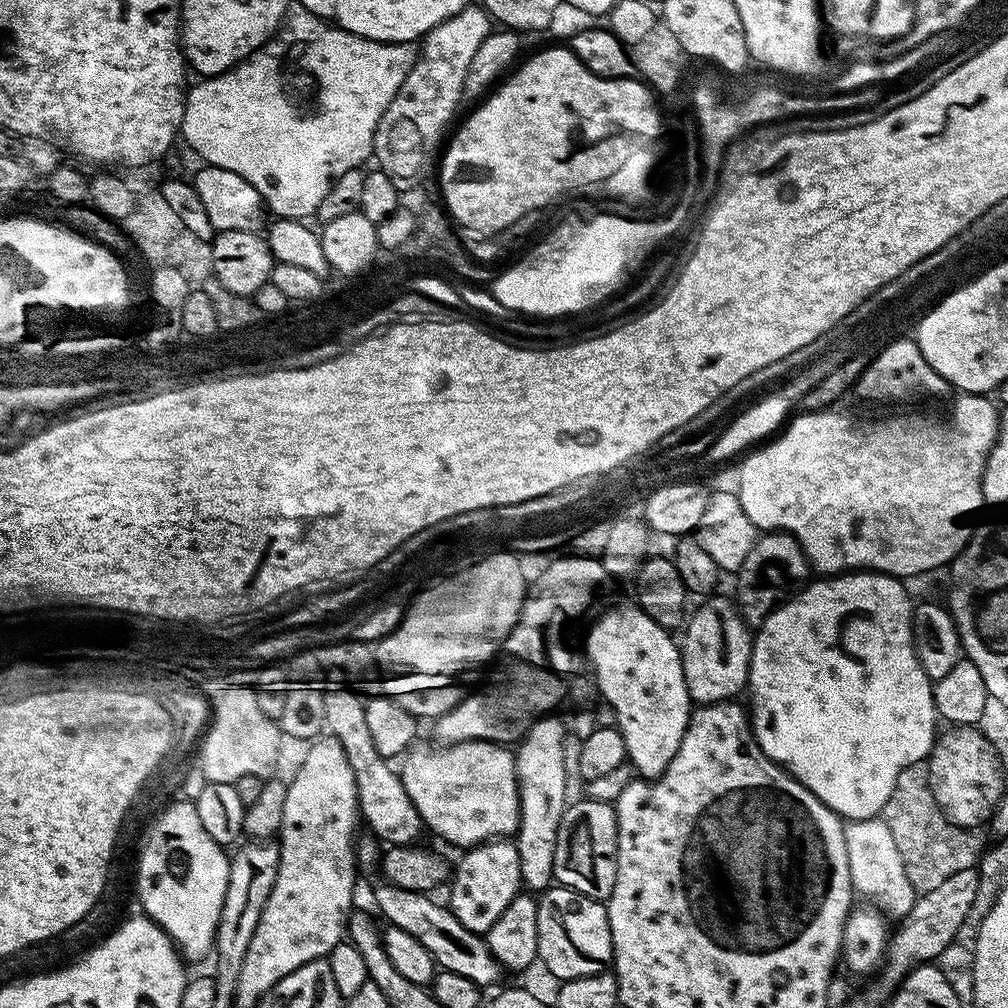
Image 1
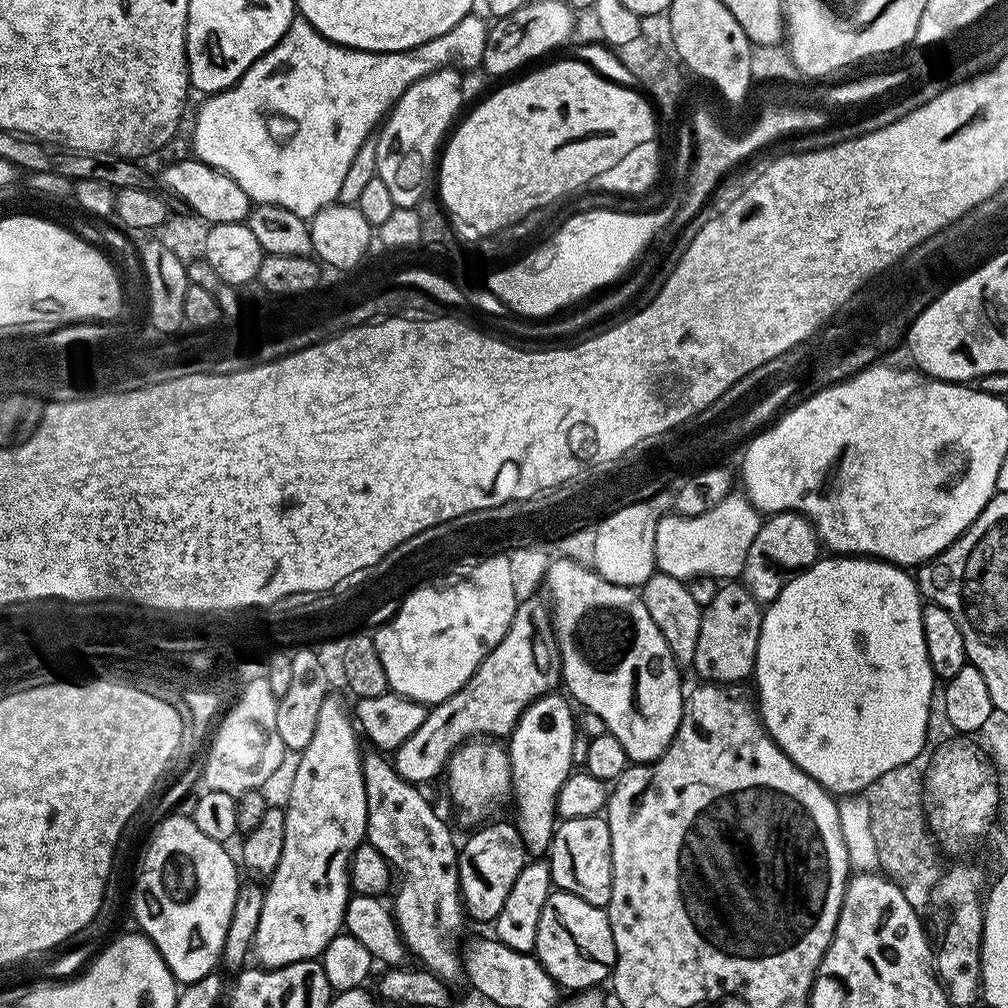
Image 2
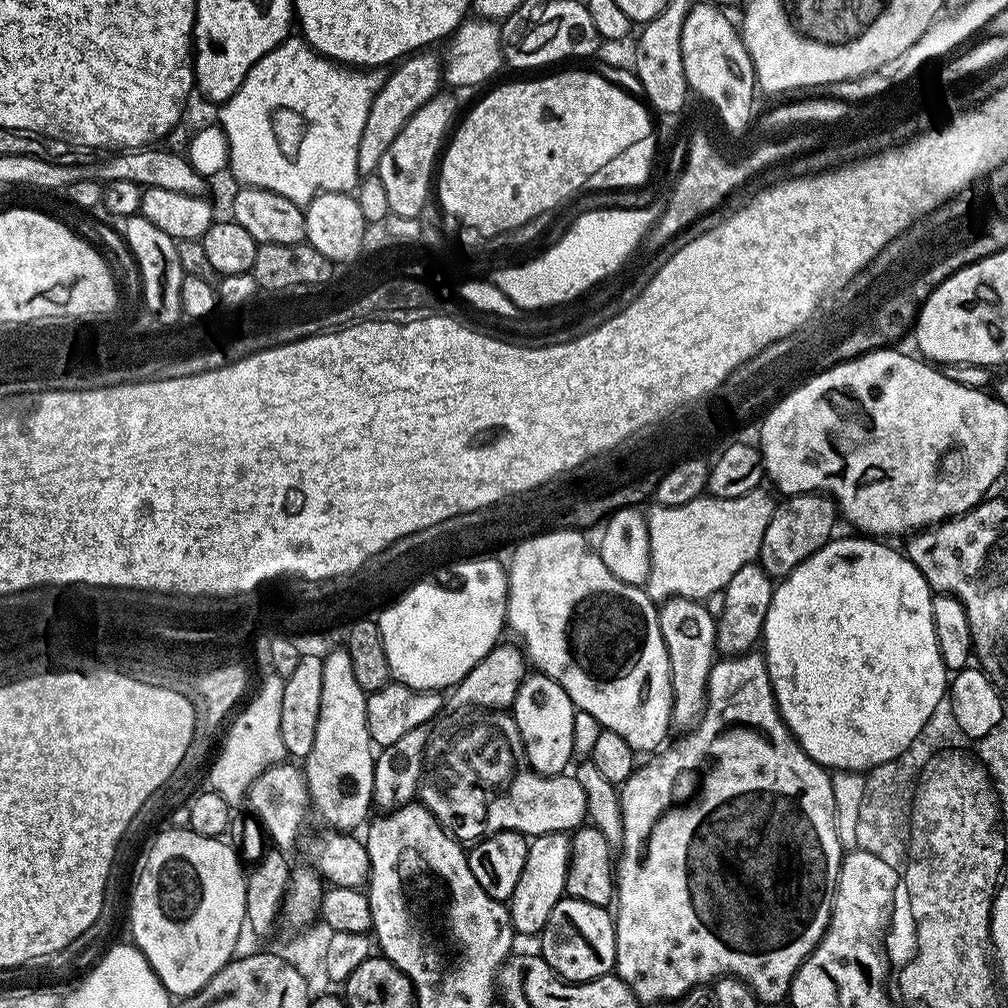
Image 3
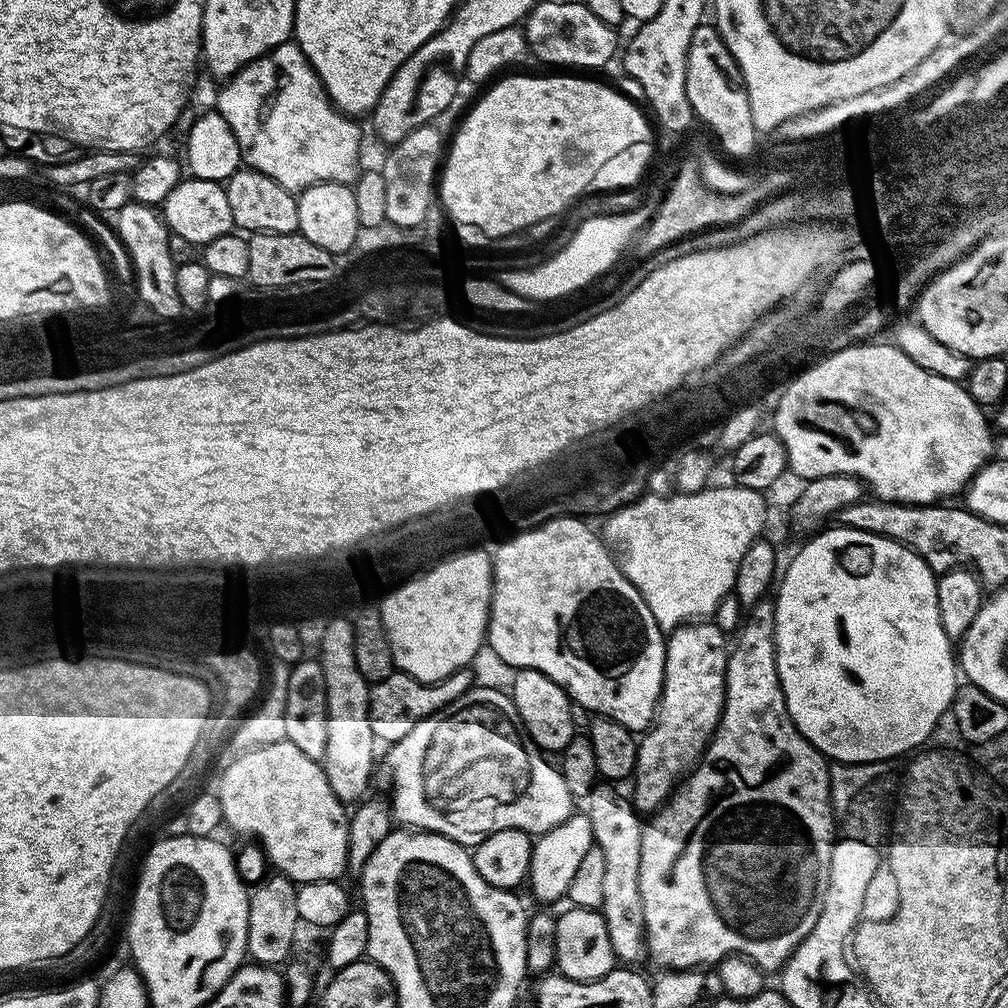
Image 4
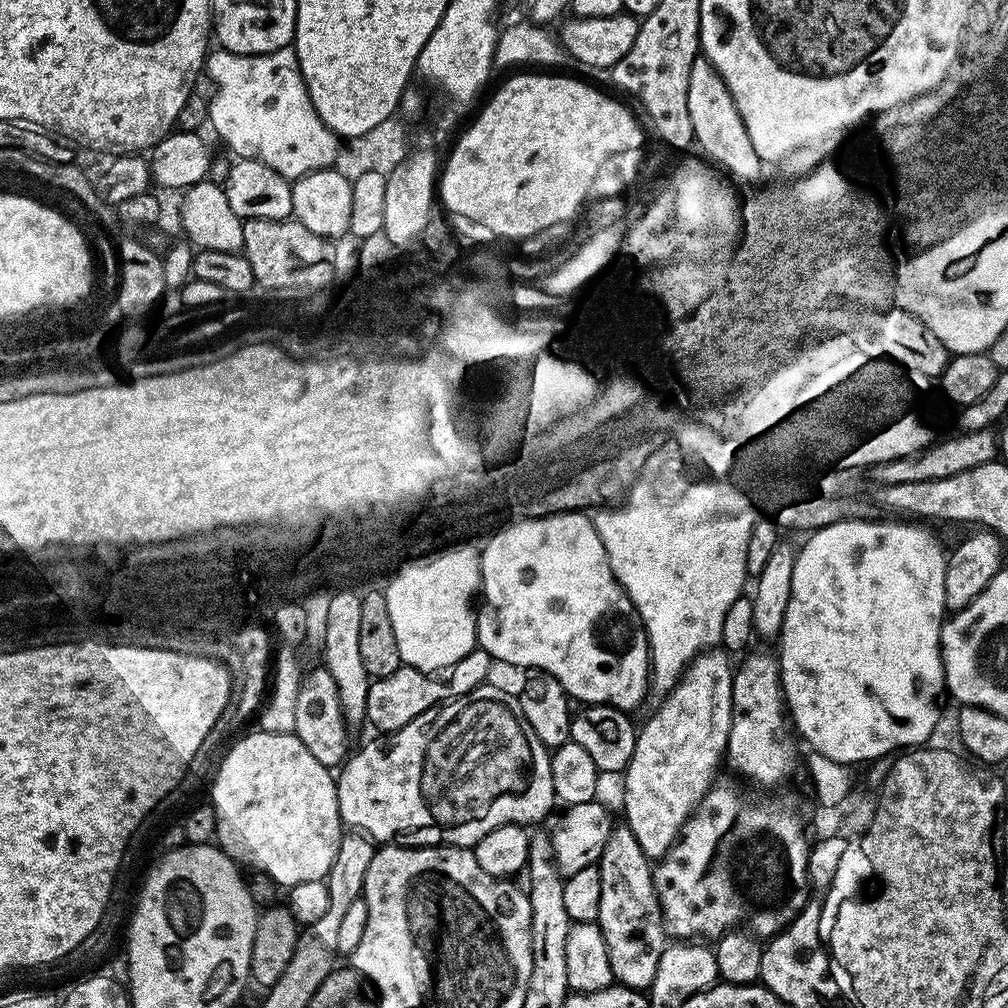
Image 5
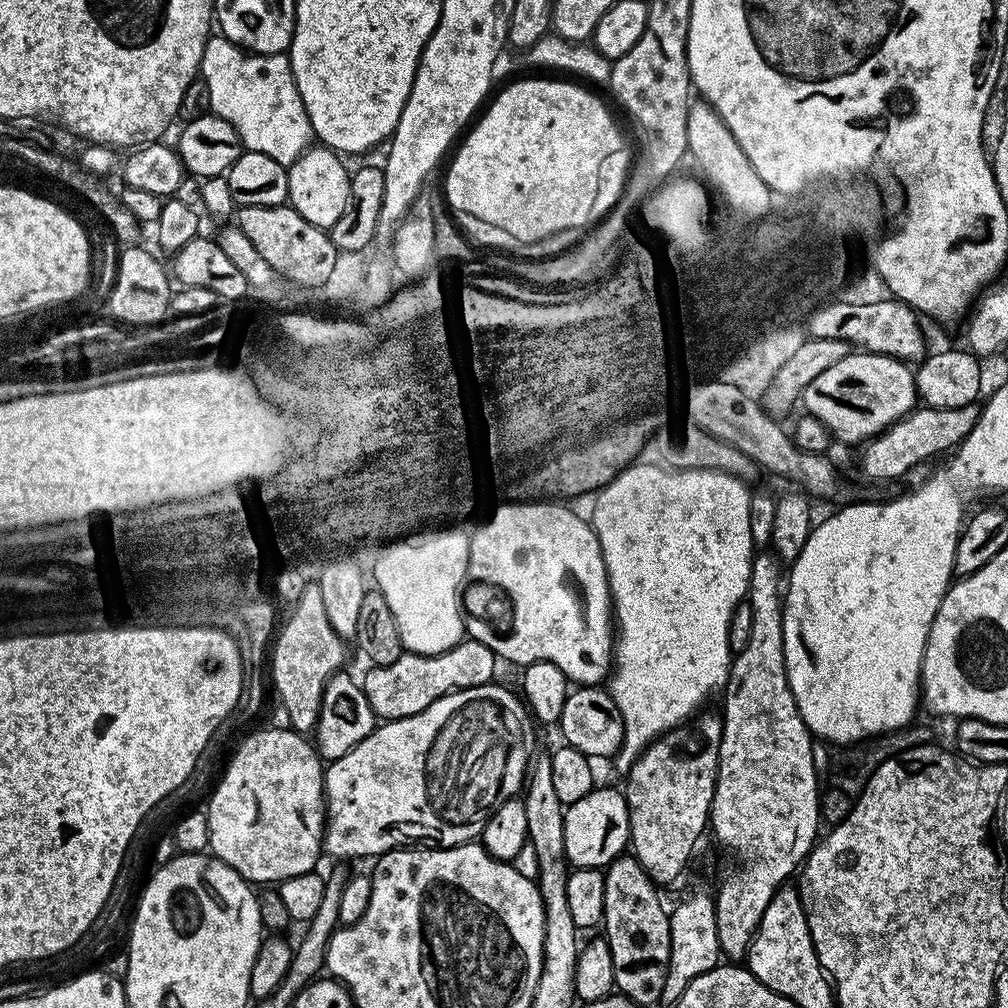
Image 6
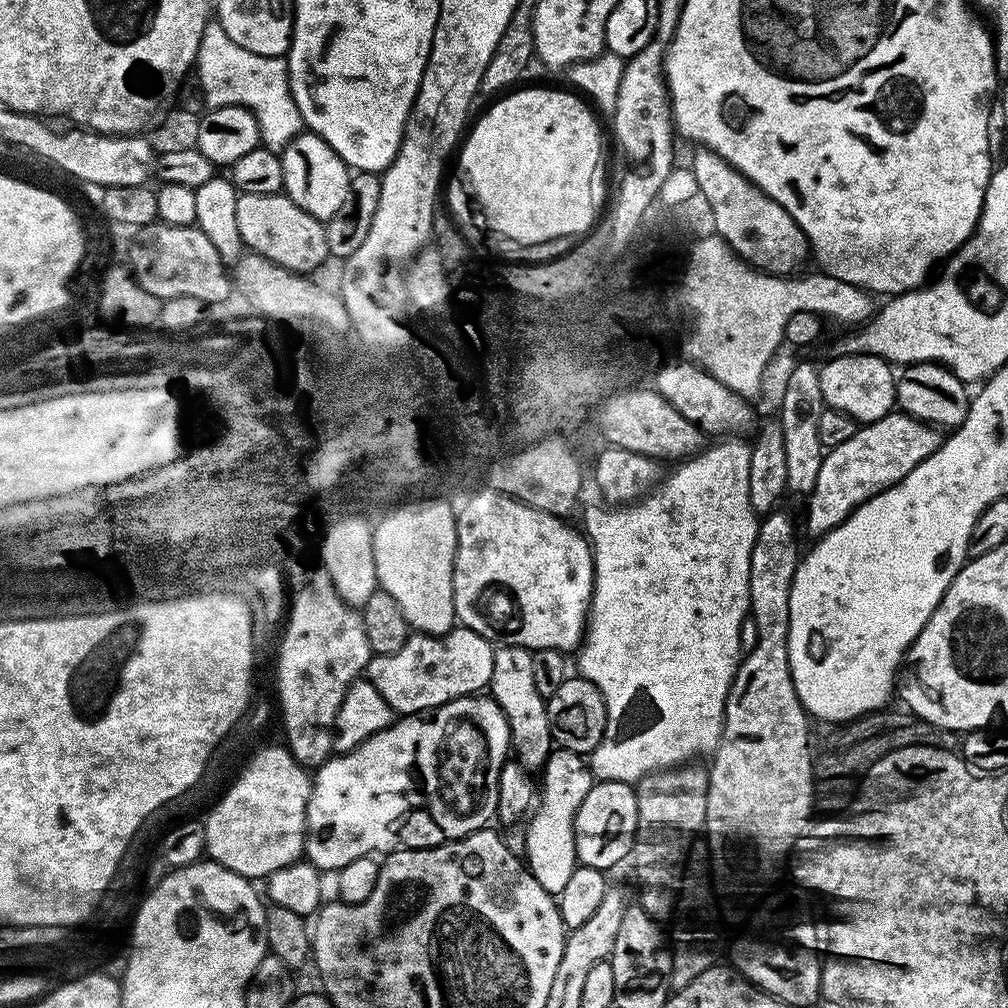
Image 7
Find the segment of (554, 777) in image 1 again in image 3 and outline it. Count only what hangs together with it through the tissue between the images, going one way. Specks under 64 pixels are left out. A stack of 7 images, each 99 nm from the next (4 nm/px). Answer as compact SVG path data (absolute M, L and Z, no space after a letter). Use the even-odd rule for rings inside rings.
M543 674L525 675L510 714L516 719L526 758L533 770L541 776L561 775L567 769L564 767L573 763L574 718L577 711L570 694L566 694L566 690L558 682Z

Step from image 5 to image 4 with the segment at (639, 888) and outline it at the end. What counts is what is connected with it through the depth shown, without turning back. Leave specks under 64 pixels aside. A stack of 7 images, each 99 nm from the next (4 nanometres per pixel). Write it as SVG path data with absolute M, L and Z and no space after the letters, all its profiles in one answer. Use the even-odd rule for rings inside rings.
M593 787L586 797L586 815L592 827L592 839L595 847L600 848L606 862L599 911L606 922L606 934L610 934L610 946L617 961L624 966L636 966L636 963L640 959L643 961L646 956L642 898L638 890L642 820L636 817L635 810L612 789L615 787L600 787Z

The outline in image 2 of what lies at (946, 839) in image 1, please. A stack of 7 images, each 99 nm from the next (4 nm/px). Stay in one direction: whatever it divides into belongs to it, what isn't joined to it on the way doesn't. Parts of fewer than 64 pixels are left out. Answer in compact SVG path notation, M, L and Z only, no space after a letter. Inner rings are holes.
M915 756L902 766L894 766L894 770L886 770L886 774L879 776L866 792L870 802L870 830L874 830L880 865L895 880L902 894L906 894L906 902L917 910L933 899L942 875L941 853L928 827L928 817L924 815L925 767L925 757Z

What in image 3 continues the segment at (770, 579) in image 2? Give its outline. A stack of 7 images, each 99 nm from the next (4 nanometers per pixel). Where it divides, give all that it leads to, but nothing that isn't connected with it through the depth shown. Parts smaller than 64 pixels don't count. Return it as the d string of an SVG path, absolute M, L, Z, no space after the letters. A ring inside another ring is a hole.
M801 494L781 501L781 504L779 501L773 507L766 534L762 534L758 557L758 563L763 566L765 574L773 578L789 576L803 560L810 558L810 554L833 539L832 527L838 521L836 501L827 494Z

